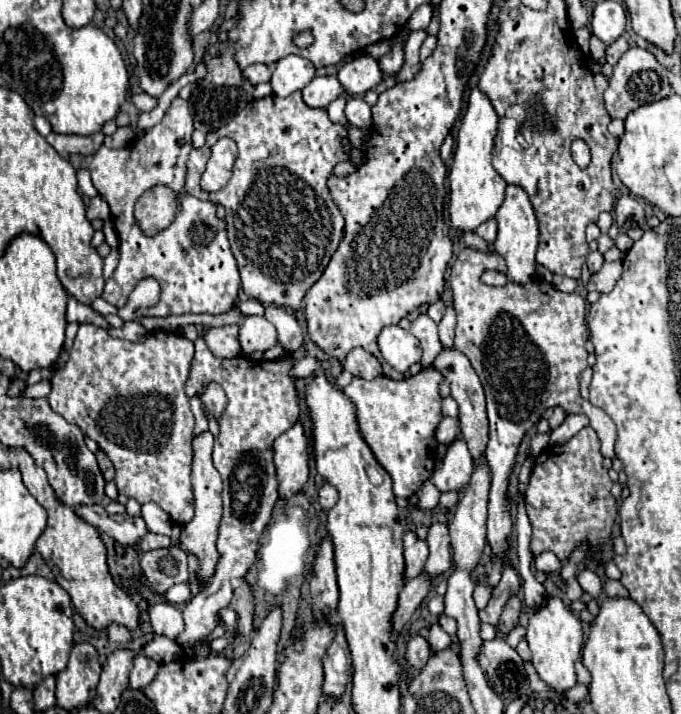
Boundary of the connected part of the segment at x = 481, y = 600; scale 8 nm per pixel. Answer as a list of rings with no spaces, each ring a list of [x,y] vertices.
[[[477,584],[477,586],[475,586],[475,592],[473,592],[473,598],[475,598],[477,608],[483,608],[483,606],[487,604],[487,600],[491,598],[491,588]]]

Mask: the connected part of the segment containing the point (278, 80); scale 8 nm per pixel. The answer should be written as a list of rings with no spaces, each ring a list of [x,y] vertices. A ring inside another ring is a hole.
[[[287,56],[275,62],[271,86],[277,96],[289,96],[295,90],[303,90],[313,78],[317,68],[303,56]]]

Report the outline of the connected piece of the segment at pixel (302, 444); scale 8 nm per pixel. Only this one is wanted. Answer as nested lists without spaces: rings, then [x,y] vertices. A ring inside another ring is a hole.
[[[303,422],[291,426],[275,440],[275,466],[279,474],[279,496],[297,494],[309,478],[309,440]]]

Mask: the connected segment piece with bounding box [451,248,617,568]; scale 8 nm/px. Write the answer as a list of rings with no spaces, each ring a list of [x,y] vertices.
[[[463,248],[451,268],[451,290],[457,312],[453,348],[471,360],[487,396],[491,424],[485,450],[491,472],[487,542],[493,556],[501,560],[505,568],[509,564],[513,534],[507,498],[509,476],[523,436],[537,422],[535,416],[543,416],[549,406],[559,406],[559,400],[563,400],[563,410],[567,414],[585,414],[589,418],[589,426],[599,436],[601,454],[607,458],[615,456],[613,444],[617,434],[613,420],[579,394],[581,372],[587,368],[585,342],[589,338],[589,328],[585,324],[585,298],[579,292],[559,292],[543,280],[537,280],[531,286],[519,286],[513,282],[507,282],[505,286],[487,286],[481,282],[485,270],[501,272],[501,256],[495,250],[483,252],[477,248]]]

